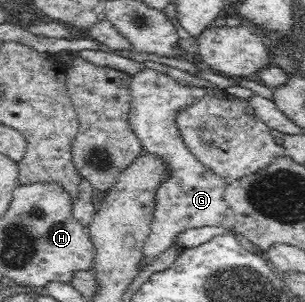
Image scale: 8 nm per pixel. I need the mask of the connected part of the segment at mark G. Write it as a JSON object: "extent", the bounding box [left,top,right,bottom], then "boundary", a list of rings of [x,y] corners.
{"extent":[129,67,234,271],"boundary":[[[148,67],[131,76],[129,88],[131,99],[129,124],[133,132],[140,138],[144,150],[162,158],[172,170],[166,177],[166,181],[158,187],[155,195],[153,219],[149,226],[149,233],[144,239],[142,257],[138,261],[138,271],[142,271],[146,265],[150,265],[156,259],[156,255],[170,249],[174,245],[176,235],[186,229],[210,226],[233,230],[234,213],[229,209],[222,194],[229,181],[217,176],[196,160],[196,157],[183,145],[182,136],[179,135],[178,128],[174,124],[176,109],[196,101],[196,97],[208,94],[208,96],[222,98],[229,95],[223,90],[180,85],[169,75]]]}

